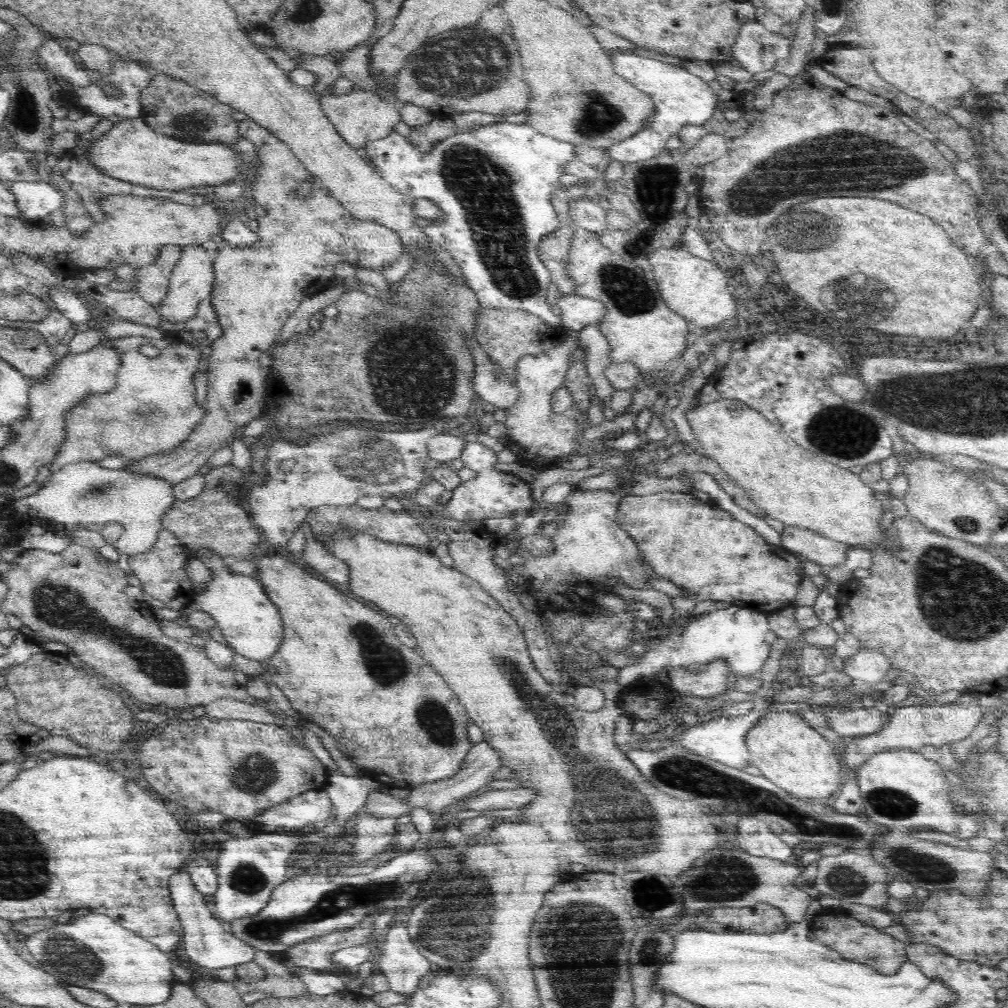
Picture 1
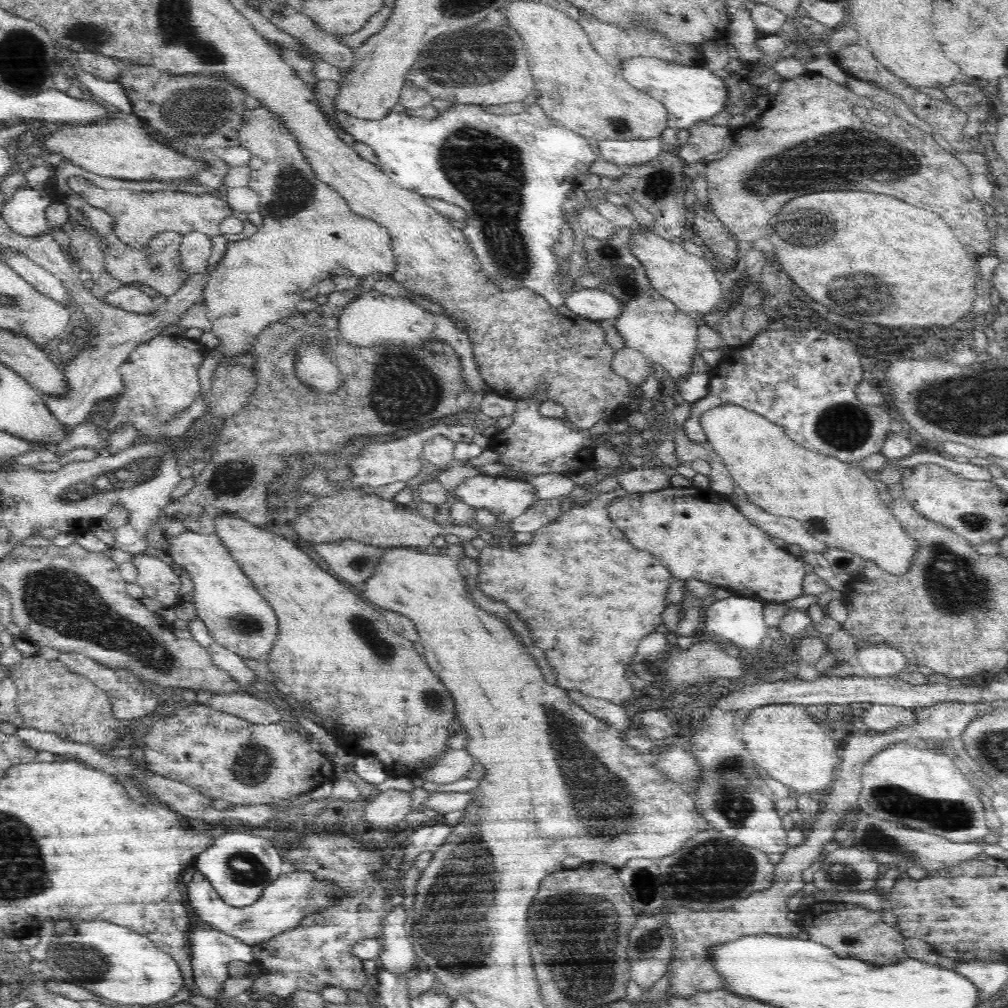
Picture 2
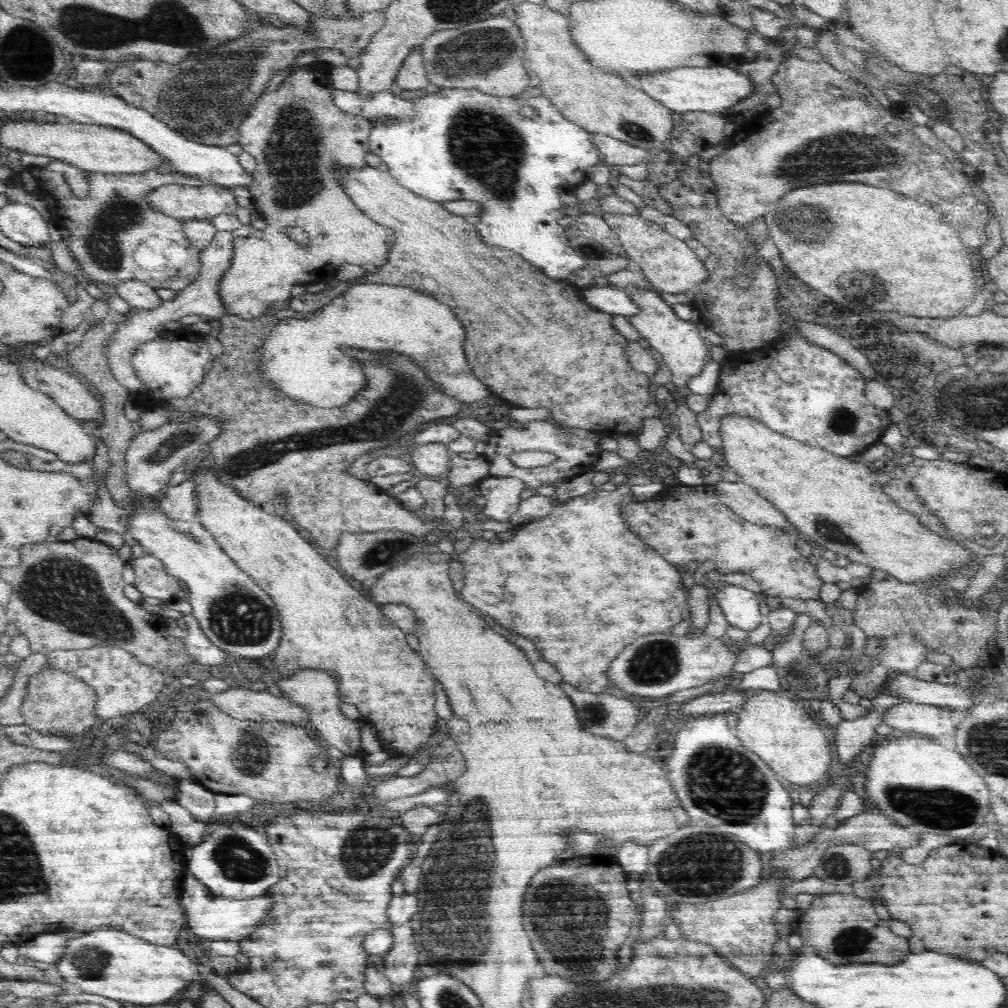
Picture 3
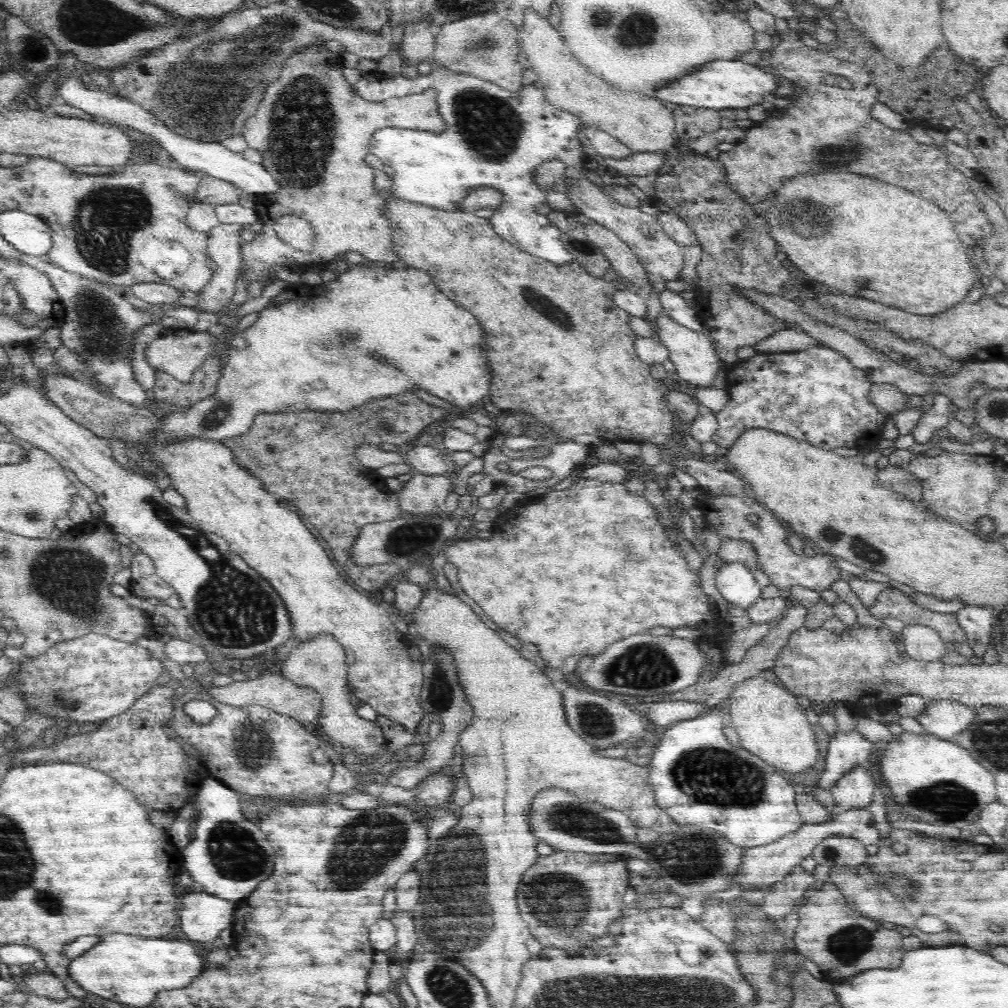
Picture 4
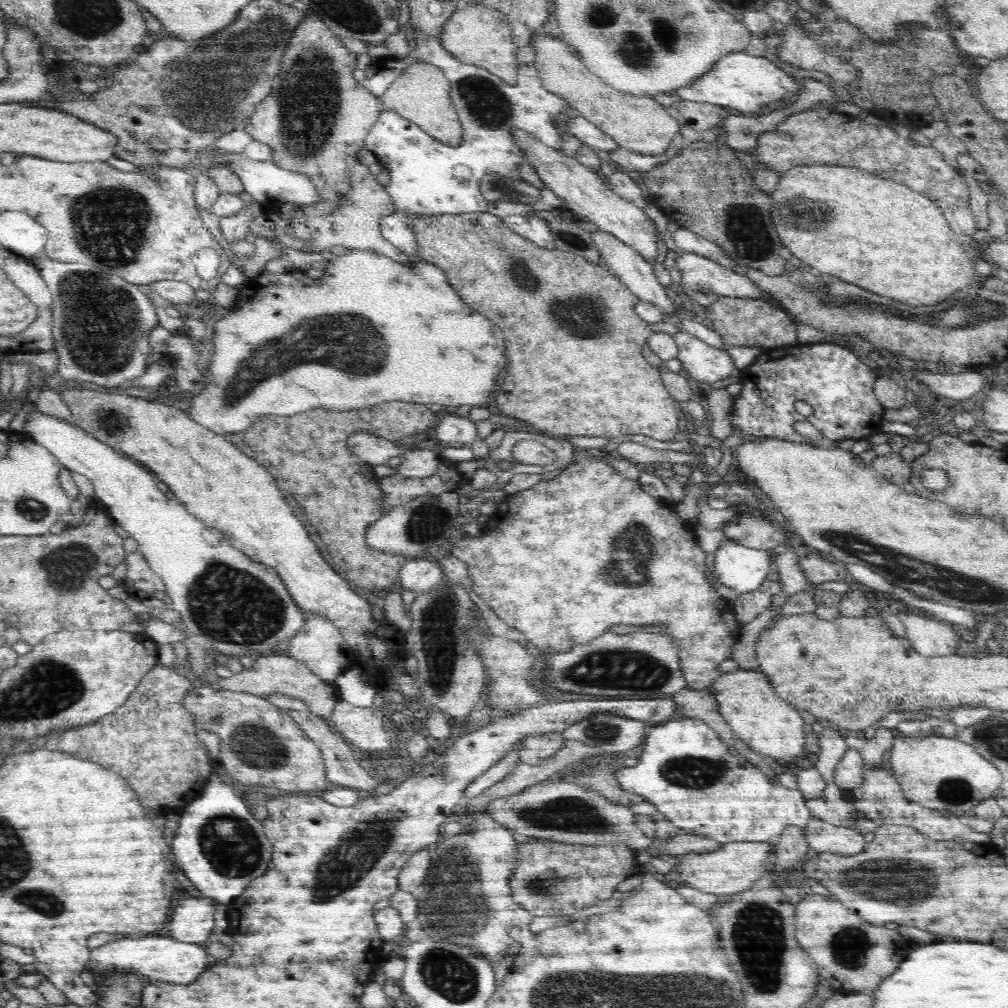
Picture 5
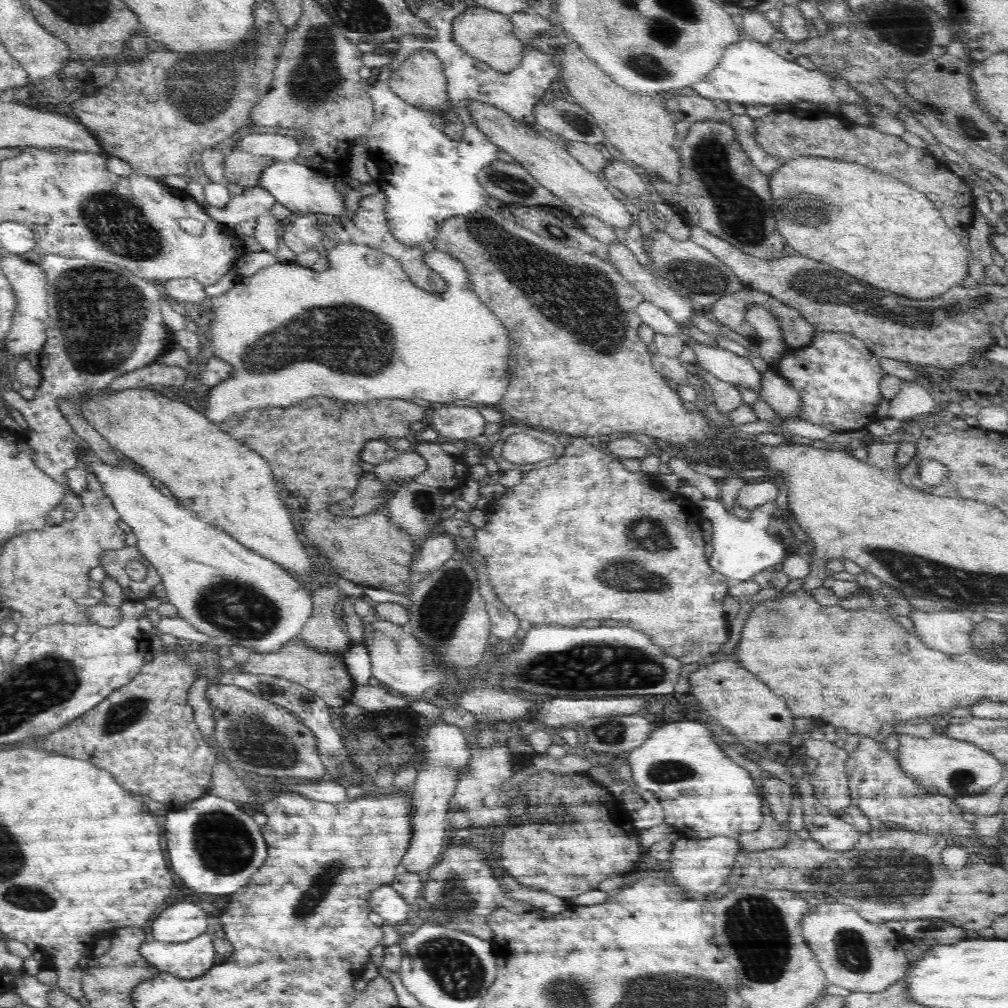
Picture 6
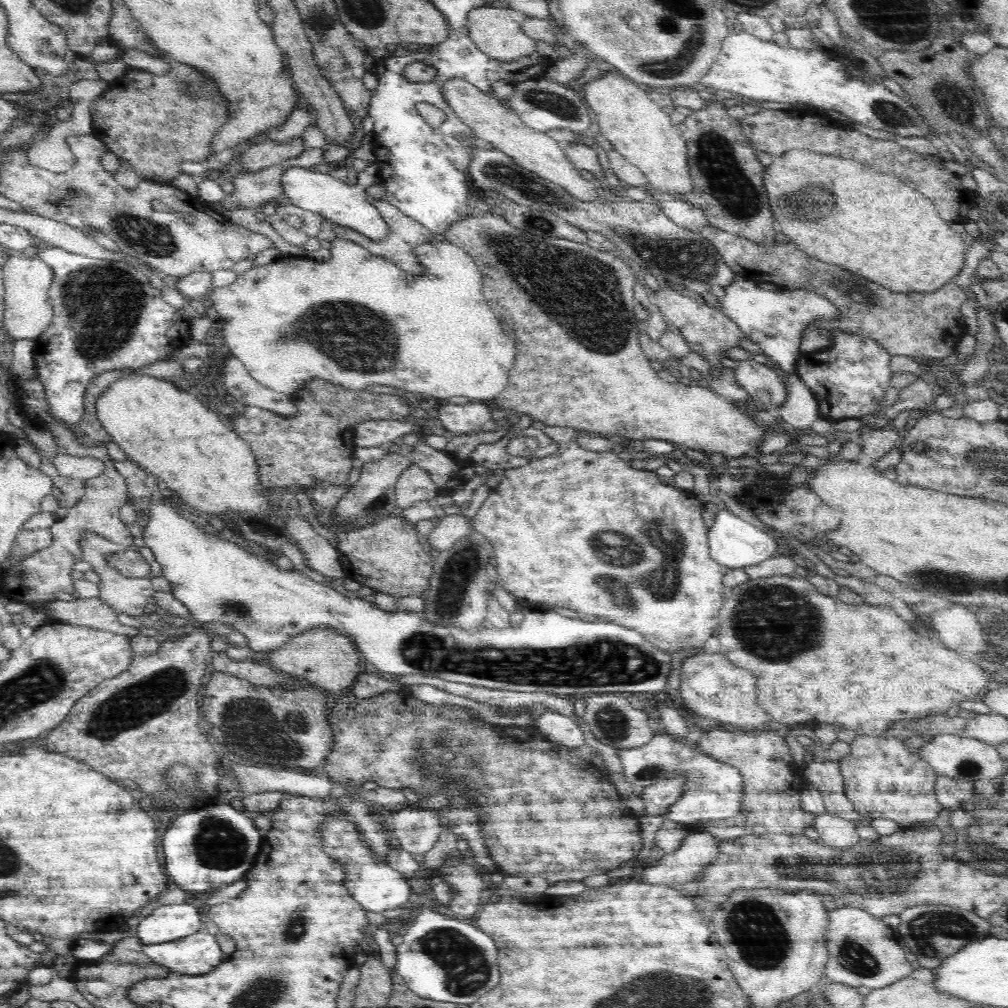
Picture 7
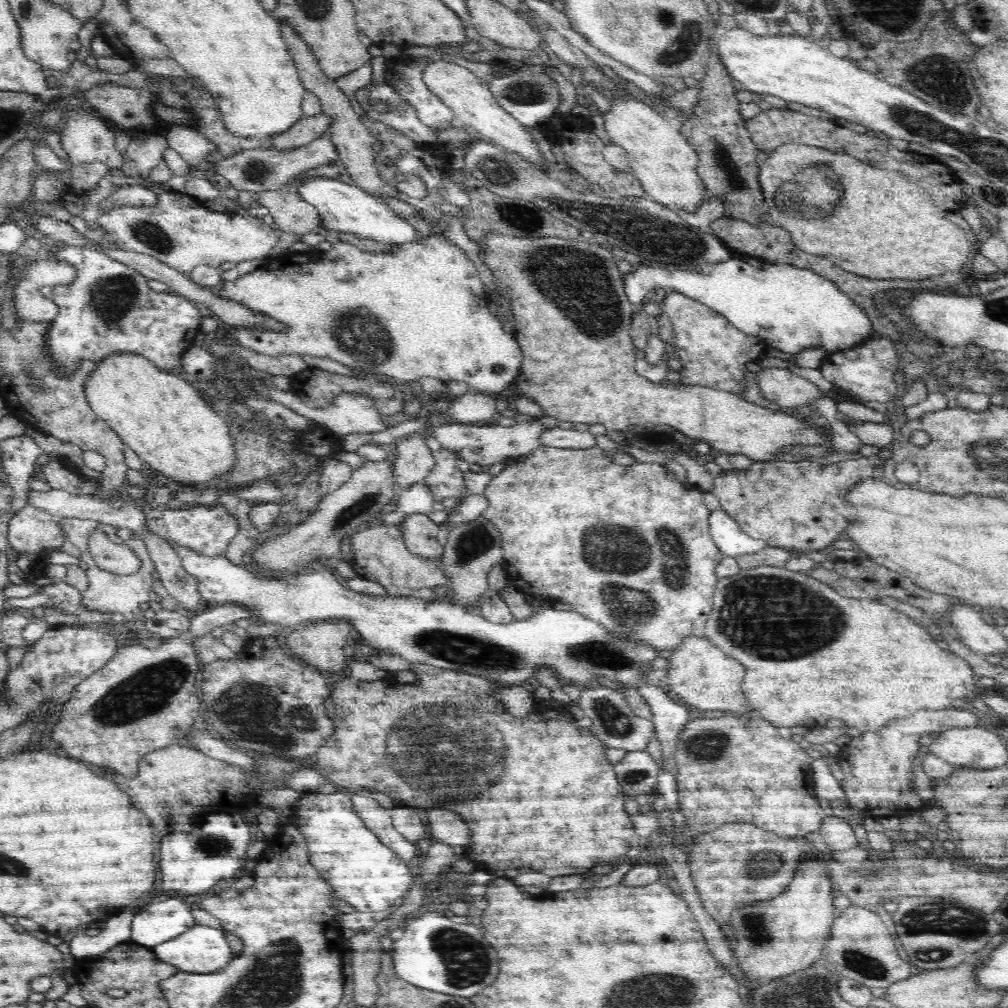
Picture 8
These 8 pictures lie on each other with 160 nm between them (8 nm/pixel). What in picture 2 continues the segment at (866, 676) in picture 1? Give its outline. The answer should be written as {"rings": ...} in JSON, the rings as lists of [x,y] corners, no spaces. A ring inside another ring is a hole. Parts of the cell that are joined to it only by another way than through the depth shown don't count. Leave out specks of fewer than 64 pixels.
{"rings":[[[879,640],[860,647],[855,656],[868,677],[900,676],[904,668],[910,664],[901,650]]]}

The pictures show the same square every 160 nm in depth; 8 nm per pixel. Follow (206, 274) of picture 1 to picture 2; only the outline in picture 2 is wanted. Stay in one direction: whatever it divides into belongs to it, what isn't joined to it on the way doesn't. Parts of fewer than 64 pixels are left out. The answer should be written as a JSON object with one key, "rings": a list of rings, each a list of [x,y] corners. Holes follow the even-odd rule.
{"rings":[[[188,232],[183,235],[179,246],[180,264],[188,278],[208,272],[211,246],[211,237],[201,232]]]}

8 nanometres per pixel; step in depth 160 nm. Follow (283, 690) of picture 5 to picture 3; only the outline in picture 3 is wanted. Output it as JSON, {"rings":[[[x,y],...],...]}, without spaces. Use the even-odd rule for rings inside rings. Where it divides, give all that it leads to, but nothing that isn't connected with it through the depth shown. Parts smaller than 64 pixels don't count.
{"rings":[[[230,688],[211,696],[210,702],[232,718],[266,722],[300,722],[309,720],[308,713],[289,697],[276,697],[267,690]]]}

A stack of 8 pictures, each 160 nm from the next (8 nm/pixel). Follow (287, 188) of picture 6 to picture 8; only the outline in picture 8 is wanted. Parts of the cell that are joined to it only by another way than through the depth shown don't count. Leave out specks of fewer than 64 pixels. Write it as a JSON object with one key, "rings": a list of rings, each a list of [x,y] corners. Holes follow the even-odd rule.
{"rings":[[[310,177],[300,183],[299,195],[317,208],[321,226],[328,233],[352,233],[389,245],[401,245],[422,239],[411,223],[358,185],[350,186],[335,178]]]}

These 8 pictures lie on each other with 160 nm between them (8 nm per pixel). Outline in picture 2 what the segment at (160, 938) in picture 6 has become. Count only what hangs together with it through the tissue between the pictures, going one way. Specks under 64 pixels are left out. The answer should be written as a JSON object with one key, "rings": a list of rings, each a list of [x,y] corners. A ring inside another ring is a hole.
{"rings":[[[196,866],[190,874],[190,882],[186,884],[188,886],[185,888],[186,904],[200,921],[250,946],[266,942],[284,931],[294,930],[296,926],[300,926],[304,918],[318,914],[322,908],[334,906],[340,898],[344,898],[344,890],[340,890],[338,886],[332,886],[332,882],[316,880],[314,874],[308,874],[308,872],[292,872],[292,874],[283,875],[264,889],[256,902],[245,907],[228,906],[210,882],[196,870]]]}

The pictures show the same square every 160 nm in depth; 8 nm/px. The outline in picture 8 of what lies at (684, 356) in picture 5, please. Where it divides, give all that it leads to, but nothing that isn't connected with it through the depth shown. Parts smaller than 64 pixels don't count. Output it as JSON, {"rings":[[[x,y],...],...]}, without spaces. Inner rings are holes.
{"rings":[[[768,368],[760,370],[755,376],[762,397],[776,403],[781,410],[792,411],[827,397],[812,382],[792,374],[788,369]]]}

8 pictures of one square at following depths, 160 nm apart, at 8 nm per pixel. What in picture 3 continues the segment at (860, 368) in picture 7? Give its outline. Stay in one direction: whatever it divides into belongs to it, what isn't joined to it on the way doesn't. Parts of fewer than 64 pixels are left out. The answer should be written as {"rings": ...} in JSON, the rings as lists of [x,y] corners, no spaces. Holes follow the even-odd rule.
{"rings":[[[782,334],[780,338],[766,343],[764,347],[755,348],[750,351],[733,352],[730,356],[726,356],[726,358],[721,362],[721,366],[720,379],[718,379],[718,388],[716,388],[716,392],[714,392],[714,398],[712,402],[708,404],[708,408],[706,408],[706,410],[704,410],[702,413],[698,413],[696,417],[698,426],[701,430],[702,438],[710,447],[720,448],[722,446],[723,439],[719,435],[719,424],[722,417],[727,417],[732,413],[742,417],[748,417],[762,421],[772,430],[775,430],[777,433],[783,434],[788,438],[793,438],[794,440],[798,440],[804,444],[812,446],[816,445],[820,448],[823,448],[824,450],[827,450],[828,452],[831,452],[832,454],[849,458],[856,458],[868,447],[877,444],[881,440],[884,431],[893,424],[889,413],[886,410],[873,406],[868,401],[868,399],[866,399],[866,396],[864,395],[866,378],[864,378],[858,370],[855,370],[839,355],[832,353],[830,350],[827,350],[822,346],[817,346],[812,342],[808,342],[806,338],[798,336],[798,334],[788,334],[788,336]]]}

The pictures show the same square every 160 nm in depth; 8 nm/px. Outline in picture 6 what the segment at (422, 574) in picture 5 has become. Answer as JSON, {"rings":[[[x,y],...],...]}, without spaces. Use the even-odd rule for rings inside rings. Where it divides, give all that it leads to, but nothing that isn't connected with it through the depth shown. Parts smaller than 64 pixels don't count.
{"rings":[[[432,534],[423,542],[421,550],[412,559],[411,572],[429,572],[438,570],[446,560],[452,558],[456,551],[453,536],[448,534]]]}

